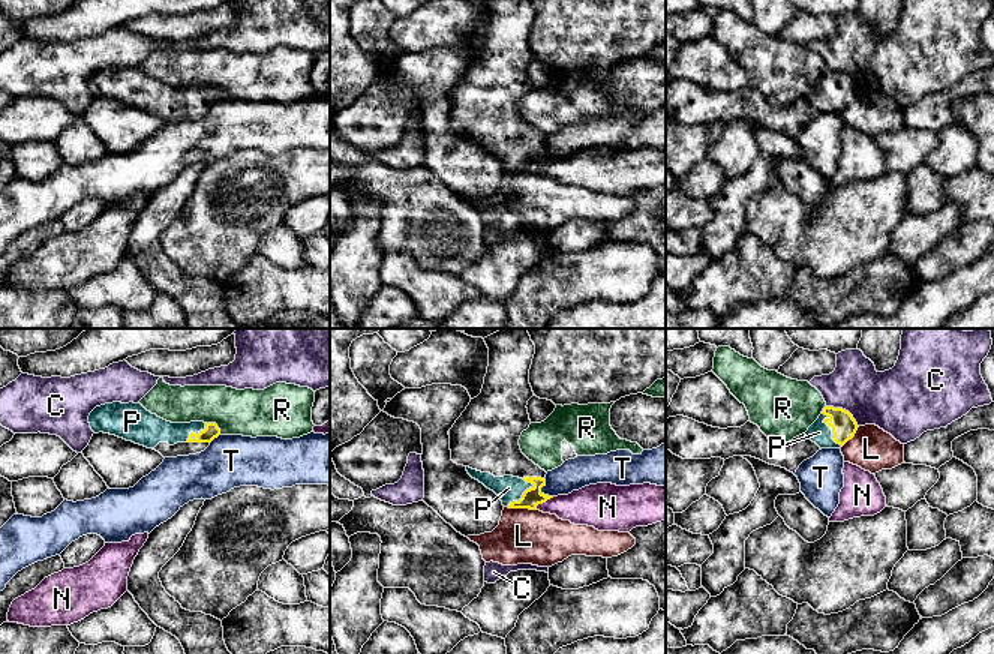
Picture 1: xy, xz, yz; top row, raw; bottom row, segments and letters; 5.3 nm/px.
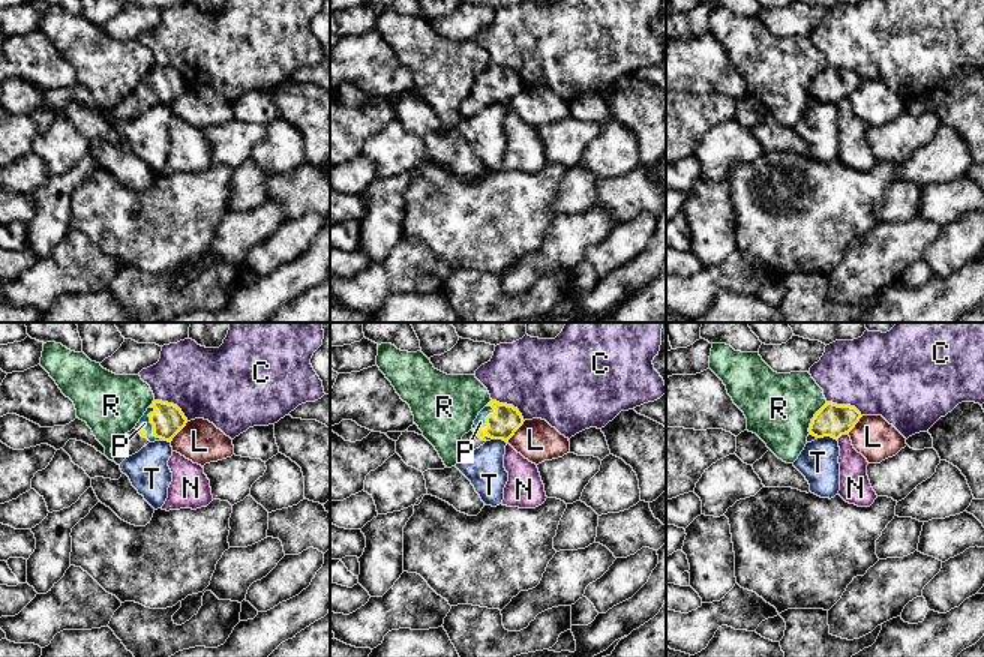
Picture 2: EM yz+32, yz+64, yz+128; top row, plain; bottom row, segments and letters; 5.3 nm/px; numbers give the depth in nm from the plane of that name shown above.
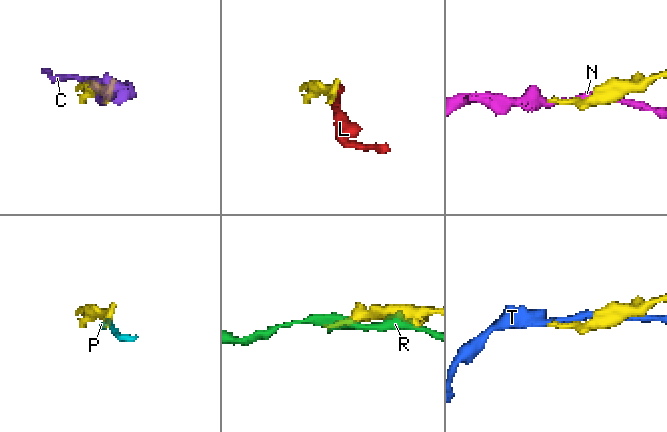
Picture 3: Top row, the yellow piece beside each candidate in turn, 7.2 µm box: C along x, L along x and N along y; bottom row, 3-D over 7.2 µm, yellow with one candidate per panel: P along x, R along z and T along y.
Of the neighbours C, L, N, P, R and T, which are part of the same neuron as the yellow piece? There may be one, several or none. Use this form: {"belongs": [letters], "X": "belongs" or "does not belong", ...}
{"belongs": ["P"], "C": "does not belong", "L": "does not belong", "N": "does not belong", "P": "belongs", "R": "does not belong", "T": "does not belong"}

